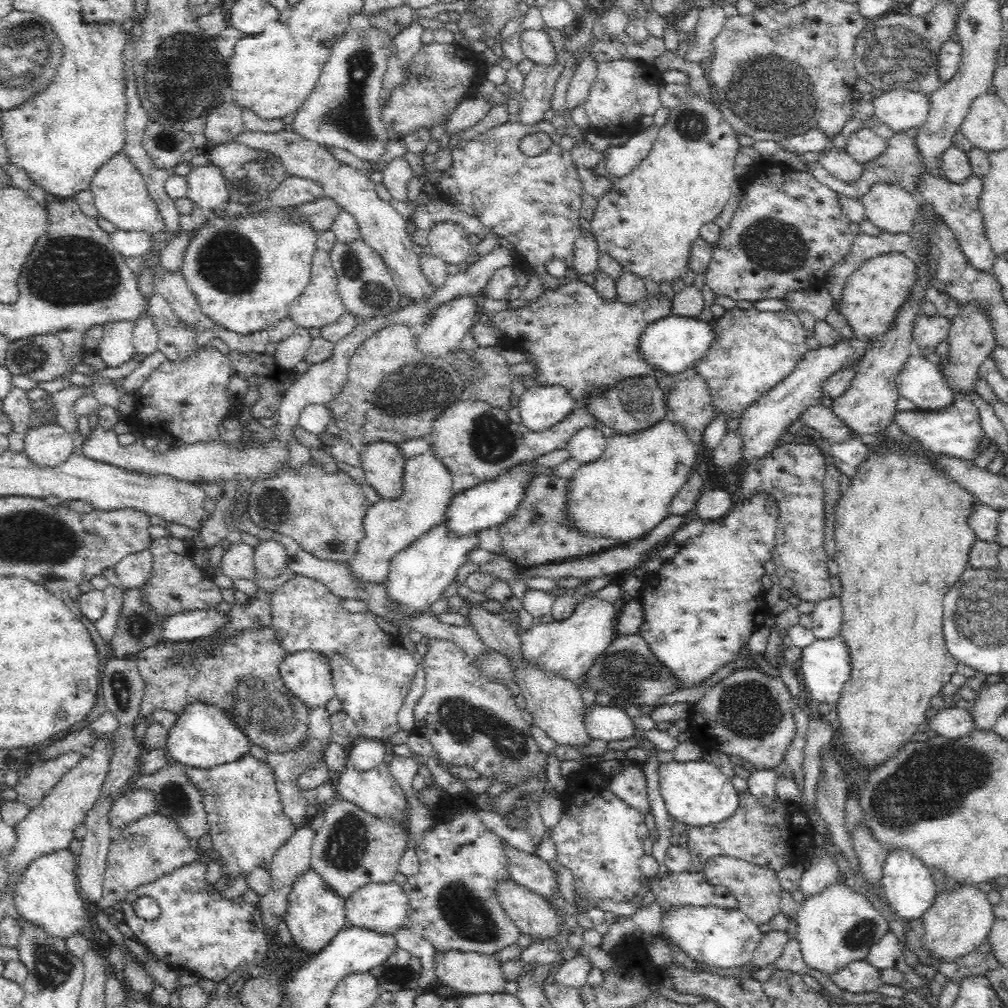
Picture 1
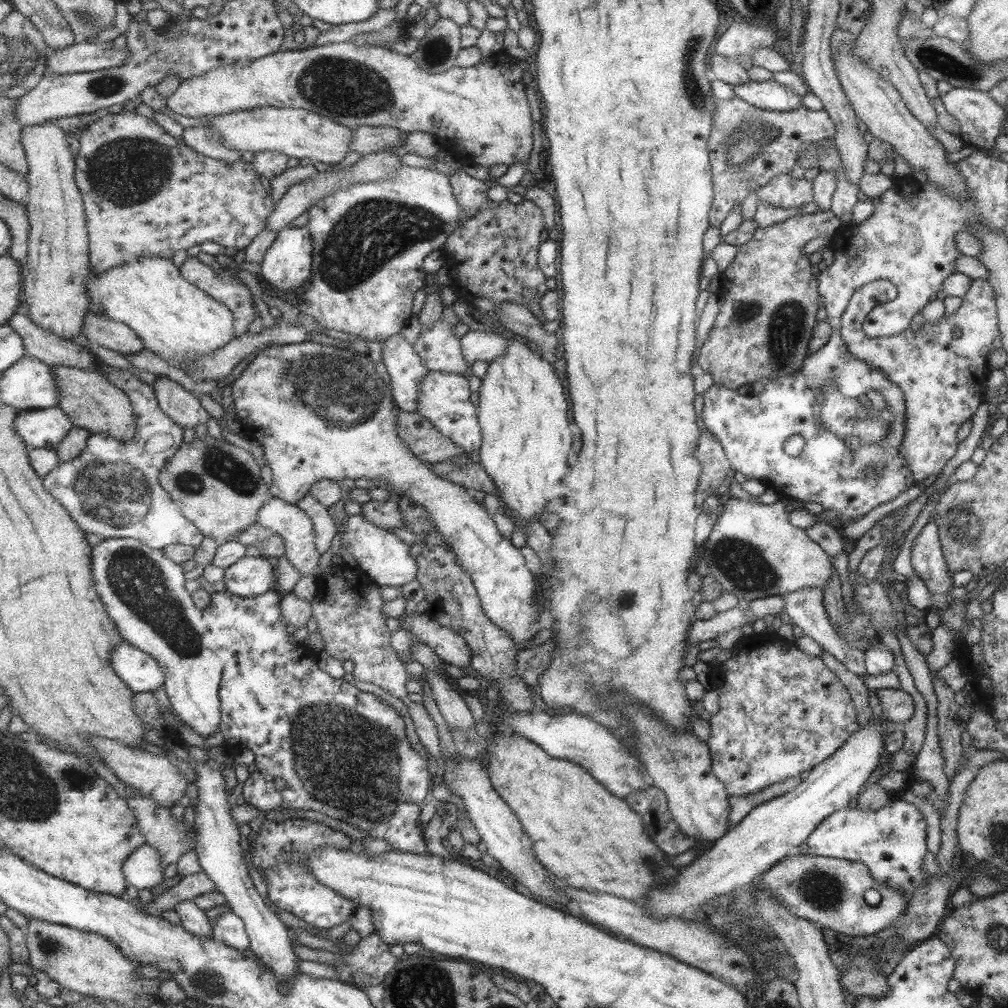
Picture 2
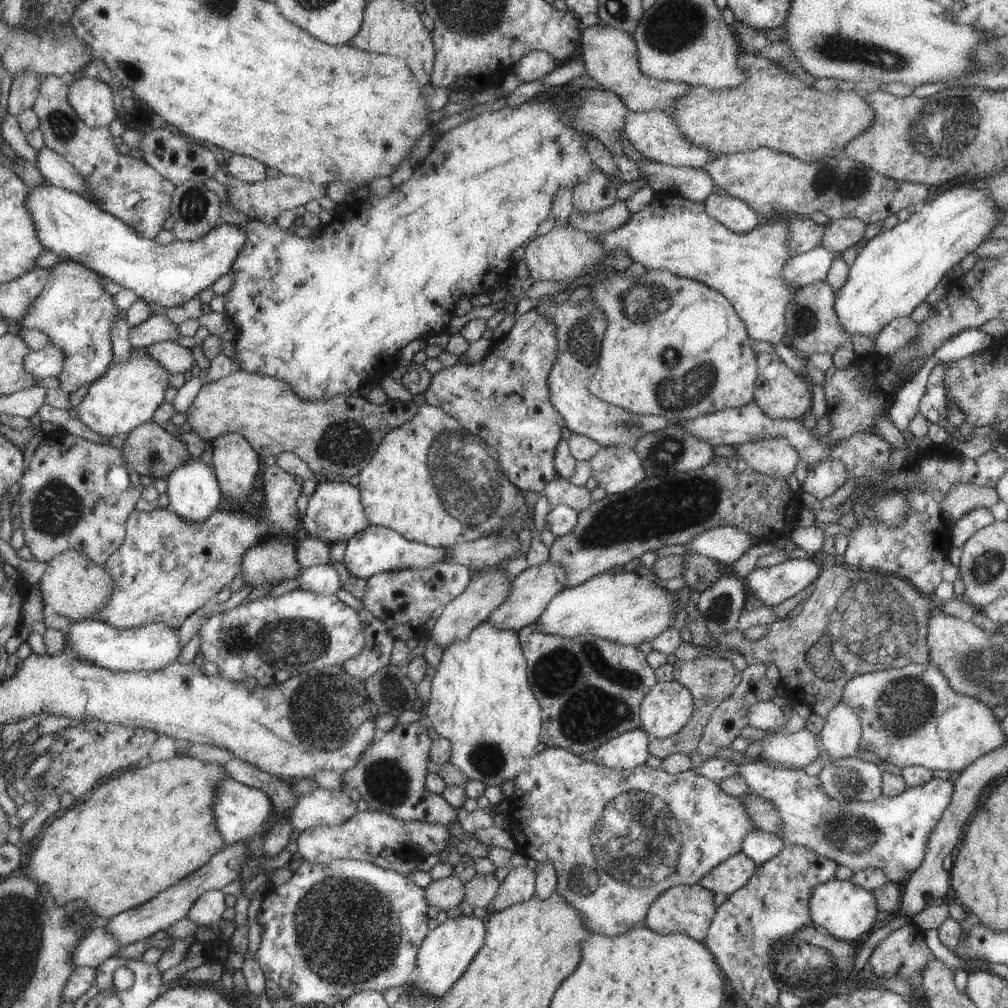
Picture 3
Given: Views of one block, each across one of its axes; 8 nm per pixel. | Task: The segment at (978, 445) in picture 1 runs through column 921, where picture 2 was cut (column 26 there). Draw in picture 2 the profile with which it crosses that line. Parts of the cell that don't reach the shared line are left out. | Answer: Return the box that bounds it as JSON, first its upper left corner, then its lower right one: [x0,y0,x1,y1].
[16,406,74,449]

